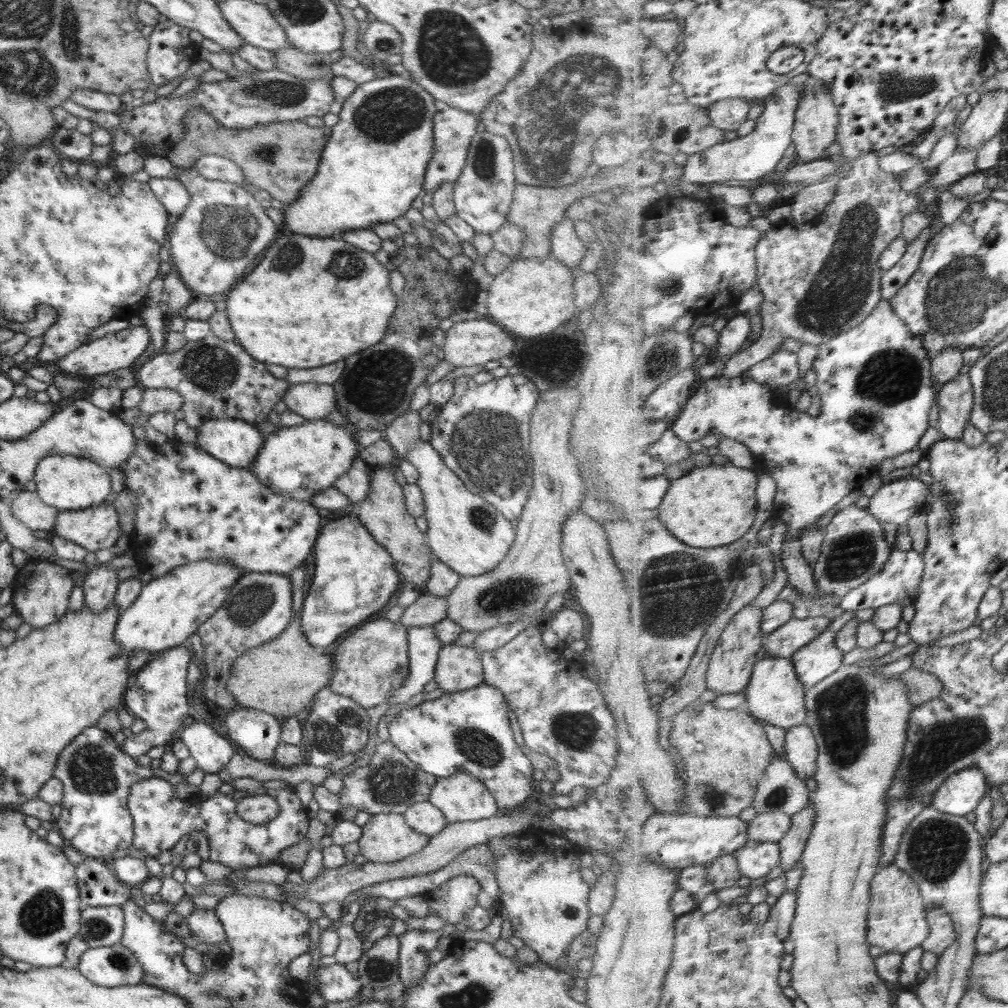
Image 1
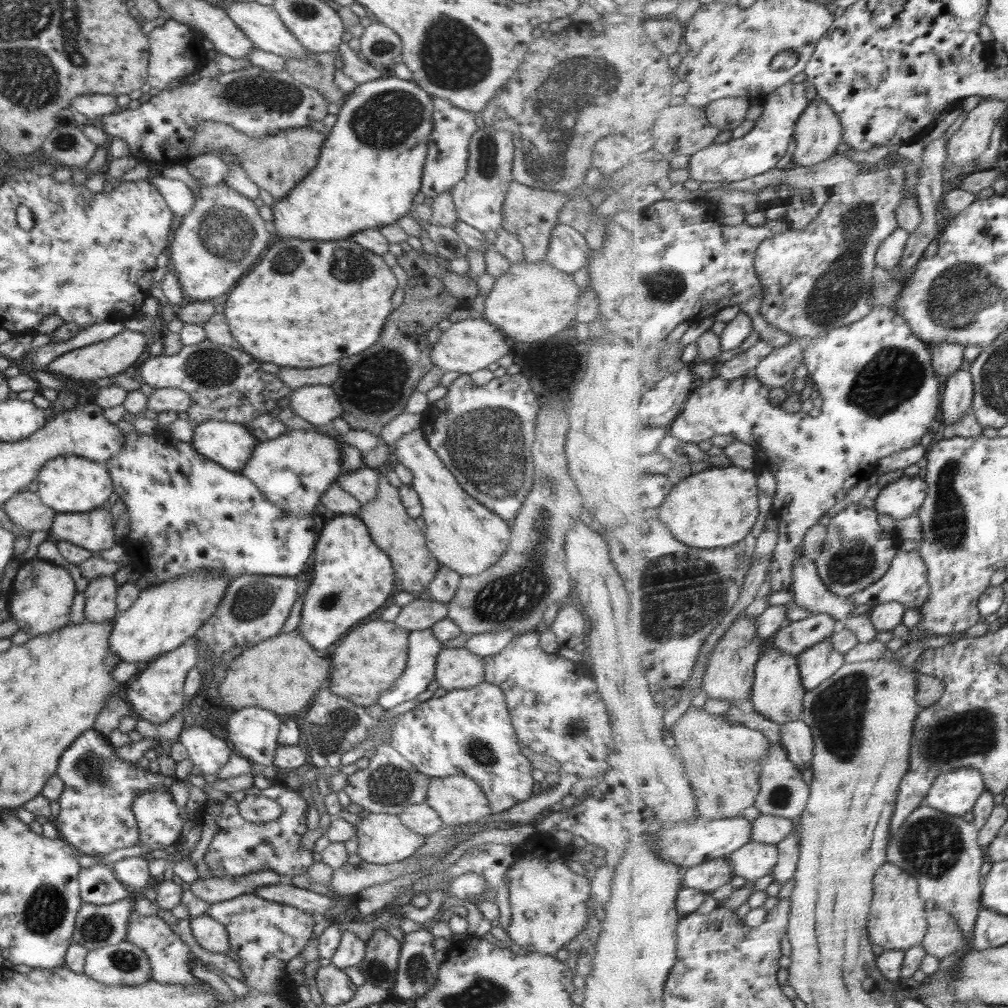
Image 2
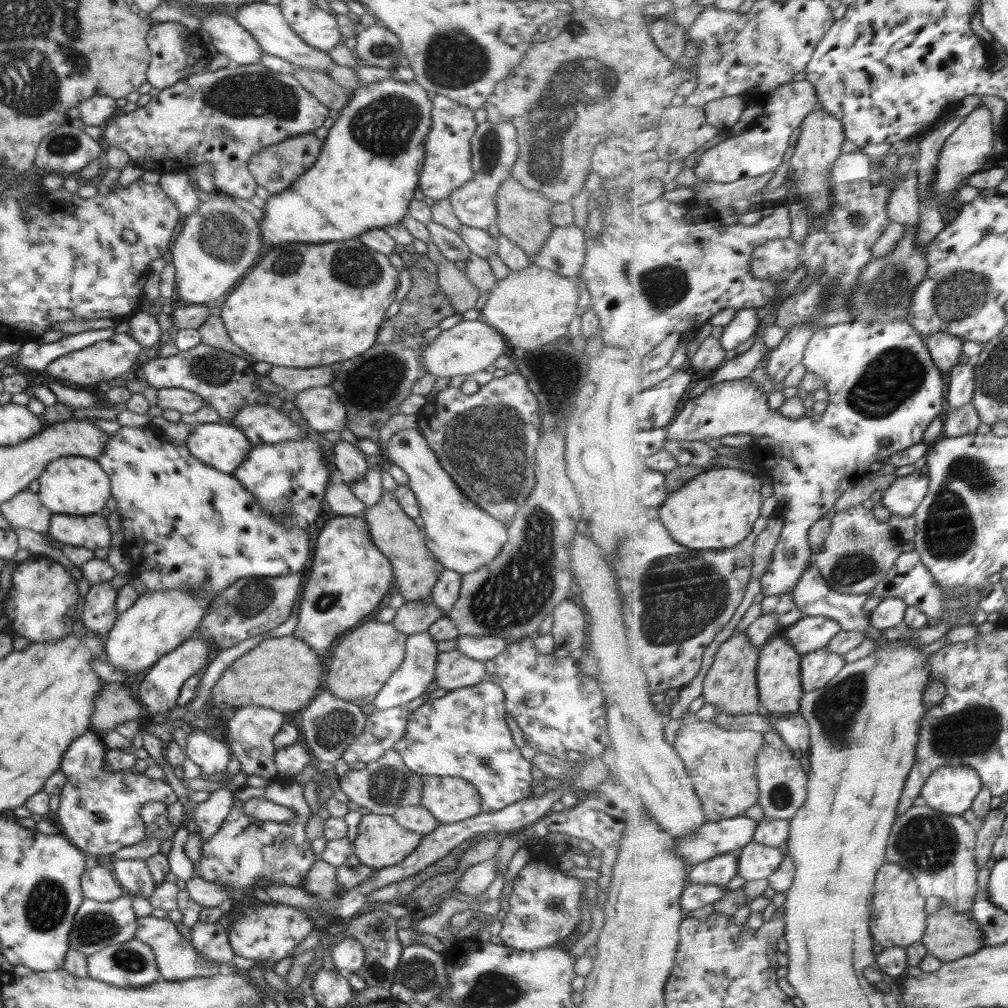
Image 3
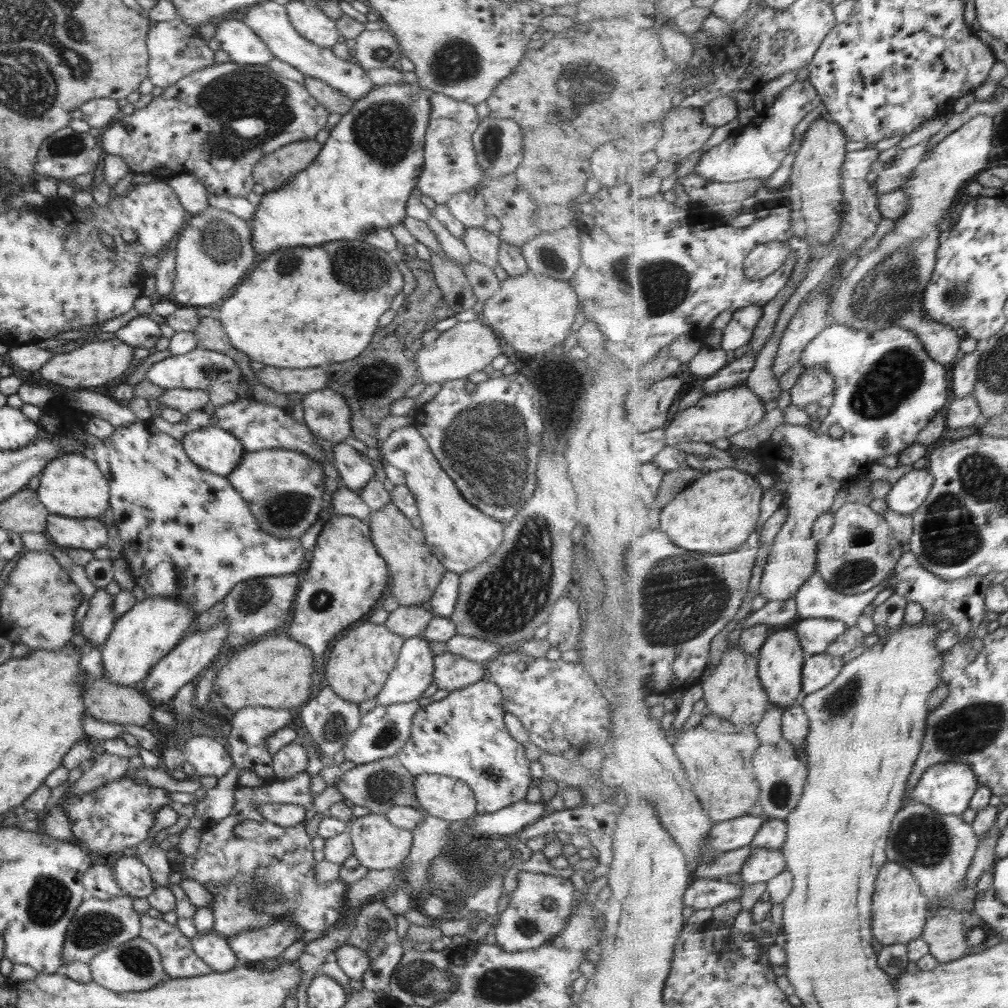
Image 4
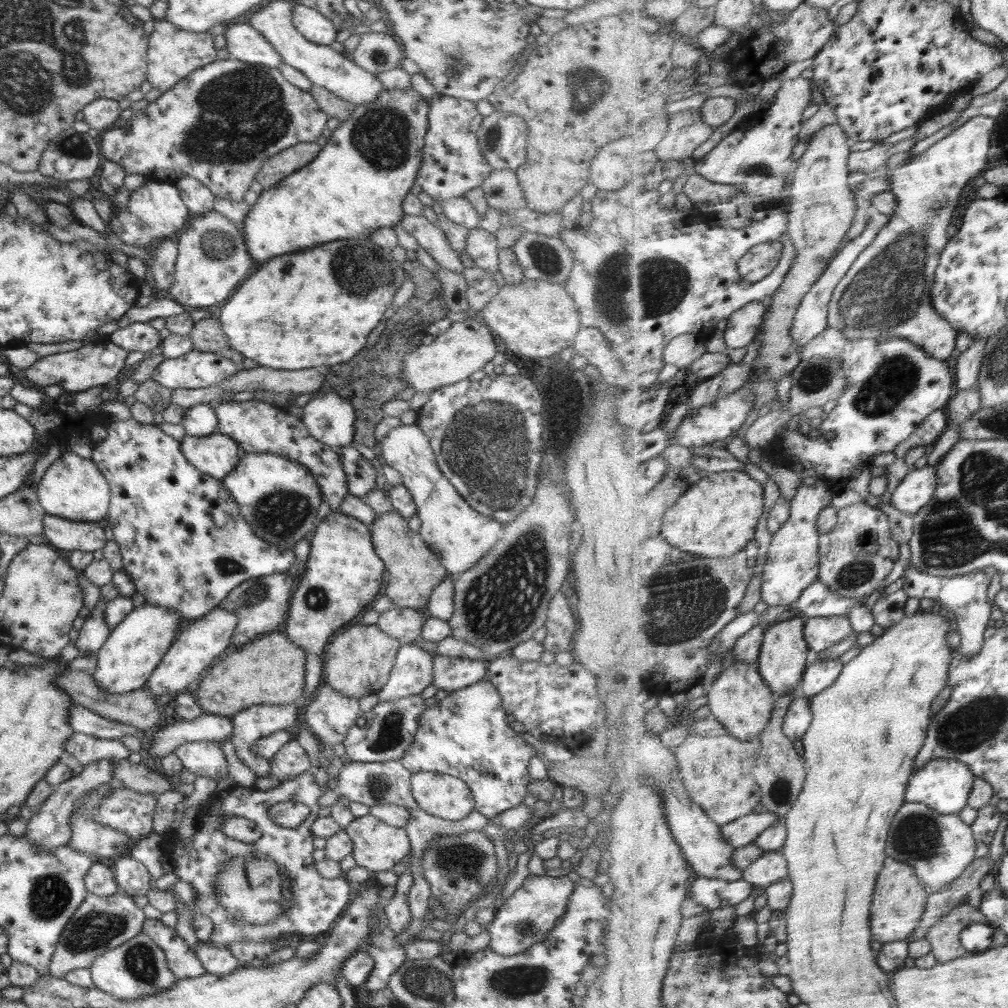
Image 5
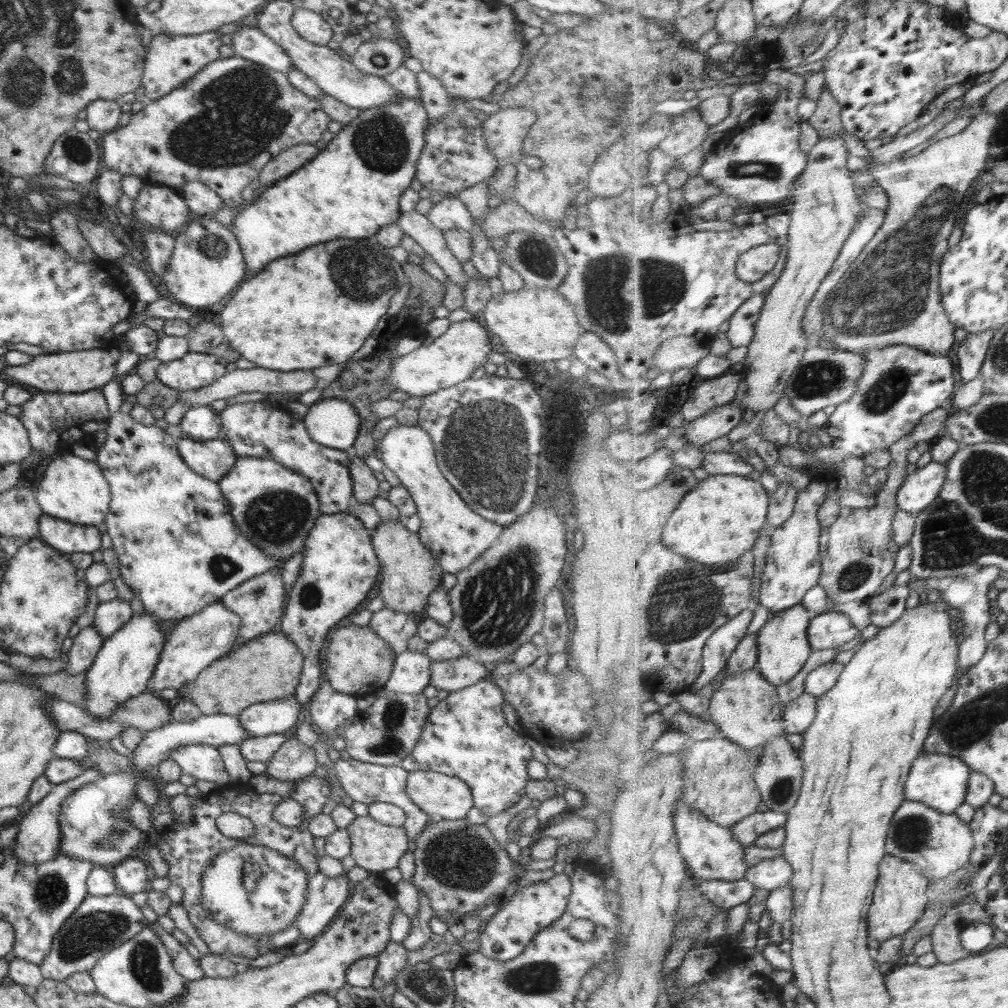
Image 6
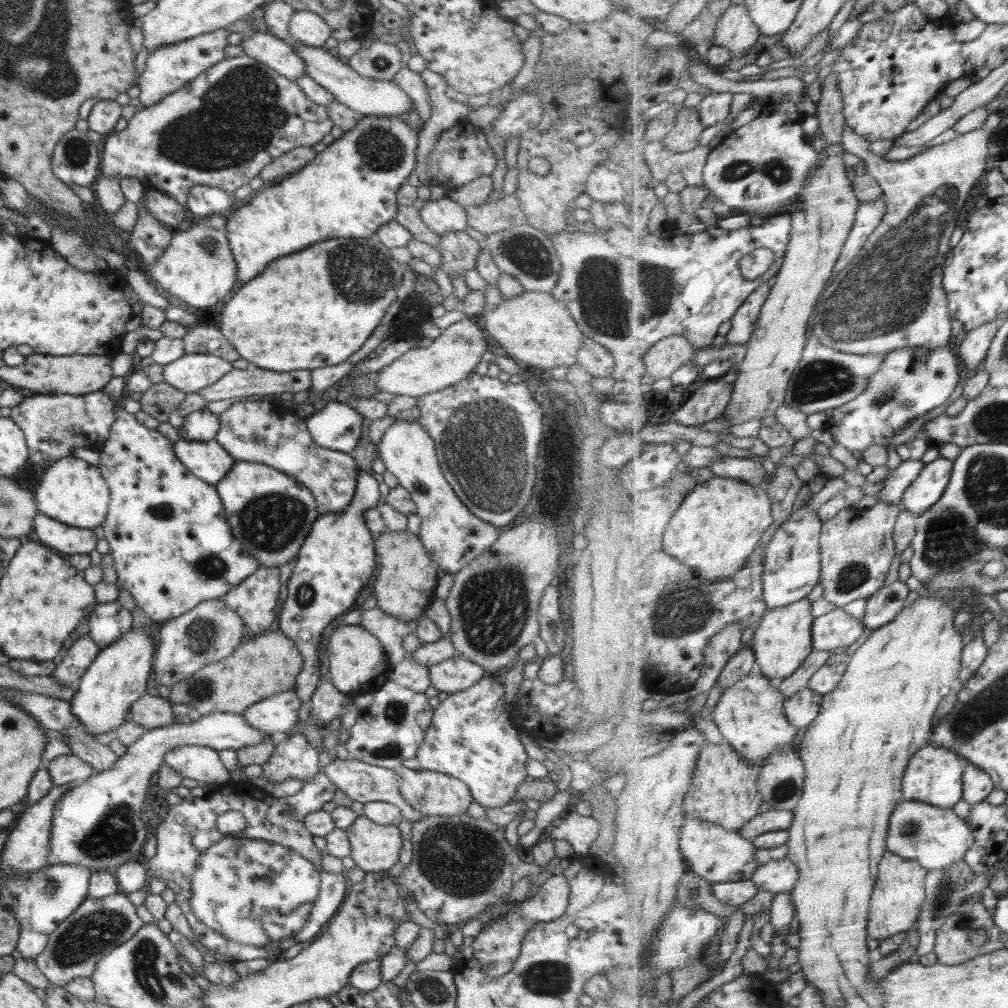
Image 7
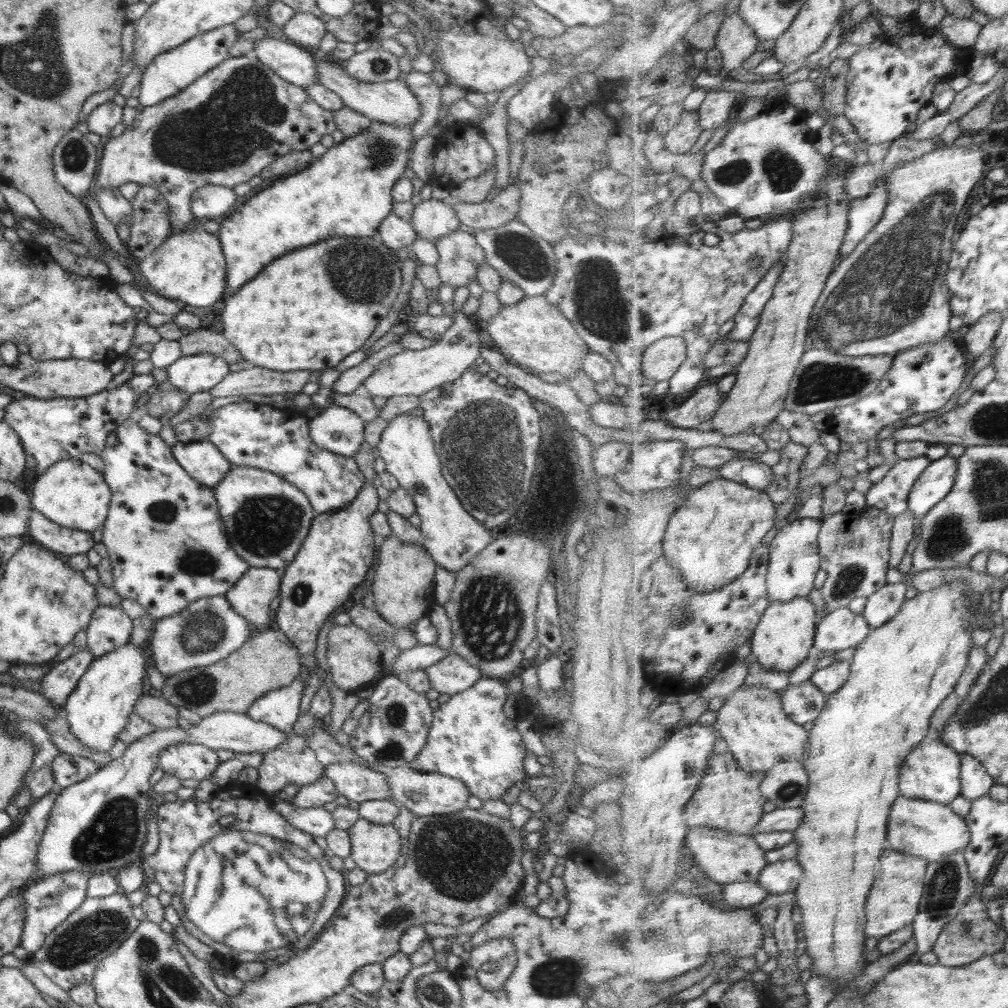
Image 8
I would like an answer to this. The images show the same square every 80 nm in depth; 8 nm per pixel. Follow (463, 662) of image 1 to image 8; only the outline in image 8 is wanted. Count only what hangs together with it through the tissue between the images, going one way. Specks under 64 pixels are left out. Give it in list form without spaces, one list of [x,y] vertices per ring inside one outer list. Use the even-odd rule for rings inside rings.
[[[455,653],[446,654],[444,659],[424,672],[430,680],[431,689],[450,696],[468,690],[482,677],[478,668]]]

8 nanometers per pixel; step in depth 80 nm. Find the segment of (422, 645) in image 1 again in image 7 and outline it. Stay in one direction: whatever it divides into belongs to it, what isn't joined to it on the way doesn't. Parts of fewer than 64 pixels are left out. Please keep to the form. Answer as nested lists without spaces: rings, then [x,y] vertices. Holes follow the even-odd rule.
[[[409,655],[392,667],[390,680],[414,692],[425,692],[431,686],[428,667],[418,664],[416,659]]]

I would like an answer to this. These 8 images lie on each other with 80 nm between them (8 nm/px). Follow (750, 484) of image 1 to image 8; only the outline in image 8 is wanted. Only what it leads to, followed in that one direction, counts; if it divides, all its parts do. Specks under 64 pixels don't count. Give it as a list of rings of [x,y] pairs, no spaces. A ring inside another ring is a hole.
[[[722,477],[705,484],[689,495],[669,523],[670,530],[665,534],[664,556],[670,558],[681,570],[685,581],[692,590],[707,593],[738,580],[754,562],[755,552],[763,546],[764,538],[778,523],[778,506],[766,490],[750,488],[748,485]]]

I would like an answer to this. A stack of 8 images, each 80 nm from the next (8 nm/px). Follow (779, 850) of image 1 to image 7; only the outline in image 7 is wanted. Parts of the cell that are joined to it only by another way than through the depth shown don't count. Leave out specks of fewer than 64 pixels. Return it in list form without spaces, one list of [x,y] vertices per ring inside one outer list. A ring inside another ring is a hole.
[[[788,856],[758,867],[751,879],[762,889],[778,894],[782,892],[792,893],[800,877],[799,865],[790,860]]]

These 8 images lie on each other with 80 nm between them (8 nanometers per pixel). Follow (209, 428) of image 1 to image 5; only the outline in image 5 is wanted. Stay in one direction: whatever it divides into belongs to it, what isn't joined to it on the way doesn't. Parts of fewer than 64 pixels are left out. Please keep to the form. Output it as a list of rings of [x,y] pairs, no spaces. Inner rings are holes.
[[[212,433],[208,436],[185,435],[179,442],[186,460],[196,470],[223,479],[239,461],[240,449],[230,436]]]

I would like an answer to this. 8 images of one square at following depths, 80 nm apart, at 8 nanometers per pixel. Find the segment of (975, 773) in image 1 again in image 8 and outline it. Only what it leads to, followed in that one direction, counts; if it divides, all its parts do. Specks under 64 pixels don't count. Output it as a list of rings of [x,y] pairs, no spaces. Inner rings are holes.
[[[941,735],[932,742],[924,742],[907,758],[901,776],[901,794],[906,797],[935,800],[942,804],[951,805],[959,796],[963,796],[963,754],[956,751],[944,741]]]

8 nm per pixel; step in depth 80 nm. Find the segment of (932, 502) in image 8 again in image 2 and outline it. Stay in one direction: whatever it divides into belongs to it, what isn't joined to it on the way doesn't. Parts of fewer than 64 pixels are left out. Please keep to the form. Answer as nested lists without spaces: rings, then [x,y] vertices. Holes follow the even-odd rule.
[[[902,476],[880,493],[875,509],[890,514],[896,520],[910,518],[921,510],[929,495],[926,477]]]

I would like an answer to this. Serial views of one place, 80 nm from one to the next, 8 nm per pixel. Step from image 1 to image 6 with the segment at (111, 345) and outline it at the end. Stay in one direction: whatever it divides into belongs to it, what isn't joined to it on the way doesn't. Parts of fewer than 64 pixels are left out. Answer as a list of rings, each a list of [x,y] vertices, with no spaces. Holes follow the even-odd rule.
[[[118,347],[111,349],[92,349],[72,352],[45,353],[32,357],[24,366],[6,365],[2,373],[10,380],[18,382],[24,388],[37,388],[39,391],[50,392],[86,392],[103,387],[107,382],[116,379],[116,362],[121,351]]]

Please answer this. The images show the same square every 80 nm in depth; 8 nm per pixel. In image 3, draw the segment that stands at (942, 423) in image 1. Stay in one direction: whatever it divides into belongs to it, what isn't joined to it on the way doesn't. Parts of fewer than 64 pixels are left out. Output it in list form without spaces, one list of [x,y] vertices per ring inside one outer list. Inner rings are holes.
[[[971,357],[968,363],[959,364],[951,375],[951,383],[947,393],[947,400],[951,410],[962,408],[973,402],[977,389],[976,365],[978,357]]]

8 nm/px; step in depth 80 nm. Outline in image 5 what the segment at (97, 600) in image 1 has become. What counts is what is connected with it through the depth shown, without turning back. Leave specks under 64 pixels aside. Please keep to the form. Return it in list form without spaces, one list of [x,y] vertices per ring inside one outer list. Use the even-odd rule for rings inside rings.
[[[101,598],[96,608],[92,610],[92,614],[85,618],[81,629],[74,633],[76,642],[73,645],[78,649],[79,656],[94,655],[106,643],[110,630],[104,622],[104,609],[106,609],[106,601]]]

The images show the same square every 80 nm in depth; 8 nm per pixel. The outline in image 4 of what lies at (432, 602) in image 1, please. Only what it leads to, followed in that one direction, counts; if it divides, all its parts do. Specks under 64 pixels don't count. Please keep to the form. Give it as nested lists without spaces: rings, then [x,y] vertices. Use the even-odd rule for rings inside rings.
[[[400,605],[388,614],[384,626],[404,640],[418,638],[423,636],[424,630],[434,616],[432,612],[424,610],[420,605]]]

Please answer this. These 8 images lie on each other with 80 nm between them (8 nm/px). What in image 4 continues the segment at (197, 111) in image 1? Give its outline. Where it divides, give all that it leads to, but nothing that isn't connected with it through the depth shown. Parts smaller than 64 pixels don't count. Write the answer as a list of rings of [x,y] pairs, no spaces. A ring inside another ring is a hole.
[[[315,140],[288,143],[254,164],[253,179],[266,191],[281,189],[291,176],[308,168],[321,149],[322,144]]]

